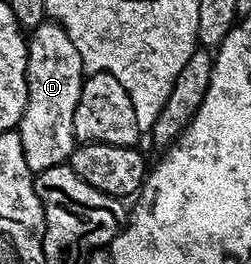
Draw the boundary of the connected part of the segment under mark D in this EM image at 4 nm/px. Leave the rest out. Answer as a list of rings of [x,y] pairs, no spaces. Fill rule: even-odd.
[[[45,20],[27,38],[27,107],[17,132],[25,152],[25,164],[33,172],[62,166],[77,145],[73,132],[73,112],[81,96],[85,71],[73,40],[57,22]]]

